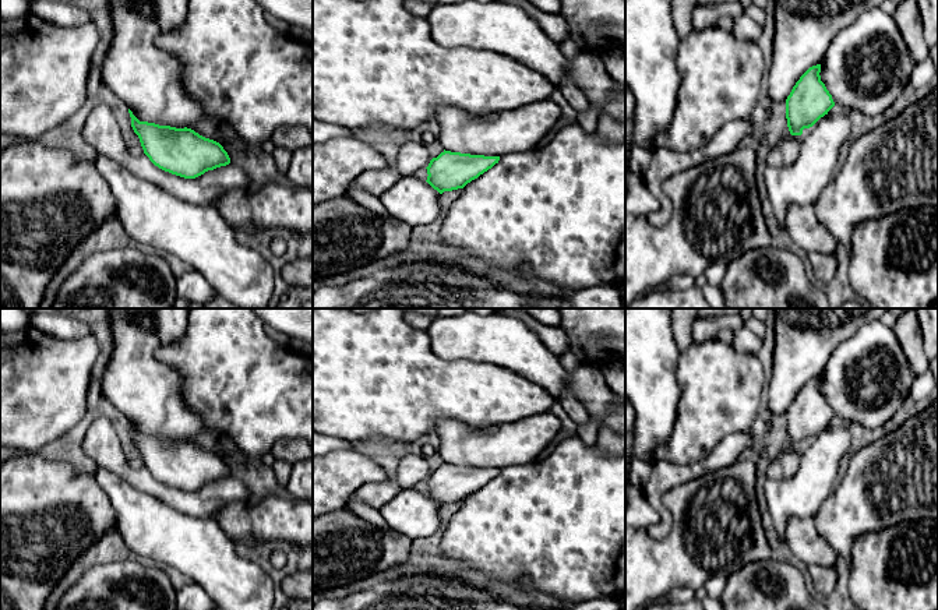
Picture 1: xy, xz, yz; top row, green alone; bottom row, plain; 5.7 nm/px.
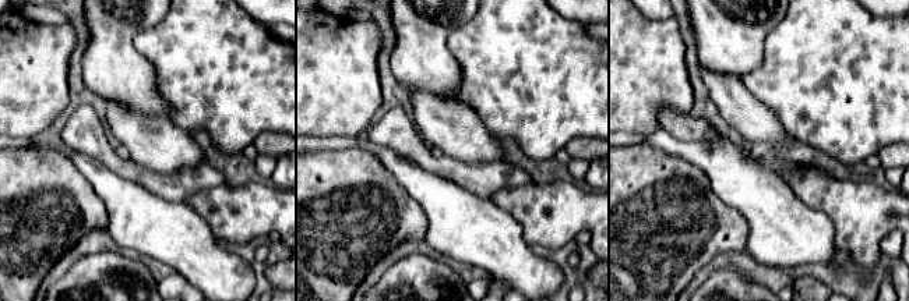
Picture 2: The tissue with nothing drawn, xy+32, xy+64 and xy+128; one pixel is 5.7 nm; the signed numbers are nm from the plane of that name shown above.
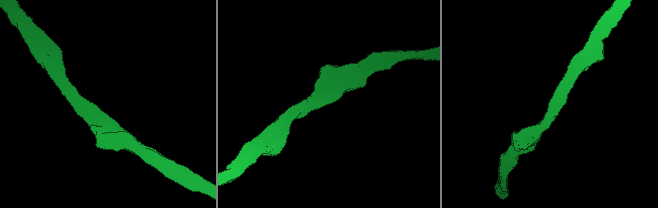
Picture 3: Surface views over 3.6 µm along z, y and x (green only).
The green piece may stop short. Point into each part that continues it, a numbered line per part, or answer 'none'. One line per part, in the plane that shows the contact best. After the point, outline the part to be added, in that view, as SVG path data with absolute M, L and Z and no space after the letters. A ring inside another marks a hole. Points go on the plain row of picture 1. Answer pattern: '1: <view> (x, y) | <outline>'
none

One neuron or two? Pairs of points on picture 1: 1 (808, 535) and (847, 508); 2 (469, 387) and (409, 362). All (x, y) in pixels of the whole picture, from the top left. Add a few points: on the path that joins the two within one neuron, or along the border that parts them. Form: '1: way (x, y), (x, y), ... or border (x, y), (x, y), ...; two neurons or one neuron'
1: border (814, 517), (818, 533), (836, 556); two neurons
2: way (454, 387), (434, 387), (425, 377); one neuron

